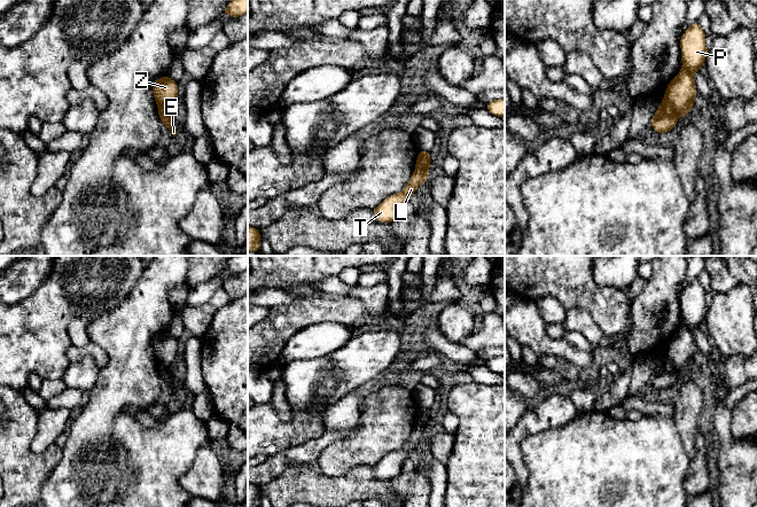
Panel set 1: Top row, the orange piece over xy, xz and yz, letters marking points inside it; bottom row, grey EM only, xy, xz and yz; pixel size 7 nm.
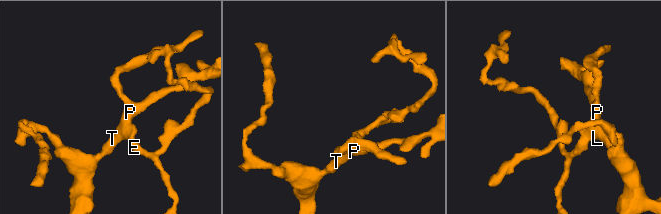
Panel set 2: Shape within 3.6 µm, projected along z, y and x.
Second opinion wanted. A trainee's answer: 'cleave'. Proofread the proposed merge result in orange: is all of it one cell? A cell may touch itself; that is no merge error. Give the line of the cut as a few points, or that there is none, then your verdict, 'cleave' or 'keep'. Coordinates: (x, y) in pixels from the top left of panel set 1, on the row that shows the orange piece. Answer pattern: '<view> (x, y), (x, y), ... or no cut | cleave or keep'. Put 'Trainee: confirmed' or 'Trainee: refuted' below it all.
yz (662, 104), (673, 108), (680, 115) | cleave
Trainee: confirmed

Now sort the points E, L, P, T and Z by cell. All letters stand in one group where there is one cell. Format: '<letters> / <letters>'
E / L P T Z

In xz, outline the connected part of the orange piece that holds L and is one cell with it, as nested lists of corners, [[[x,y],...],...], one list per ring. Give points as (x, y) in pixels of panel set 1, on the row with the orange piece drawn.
[[[415,170],[404,190],[390,195],[373,209],[374,219],[380,223],[392,223],[400,218],[405,203],[417,187],[427,182],[429,174],[429,171]]]

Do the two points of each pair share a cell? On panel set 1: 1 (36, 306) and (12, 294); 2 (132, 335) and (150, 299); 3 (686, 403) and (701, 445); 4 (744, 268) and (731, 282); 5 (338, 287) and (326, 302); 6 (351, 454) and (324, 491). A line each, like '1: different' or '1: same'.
1: different
2: same
3: different
4: different
5: different
6: different

